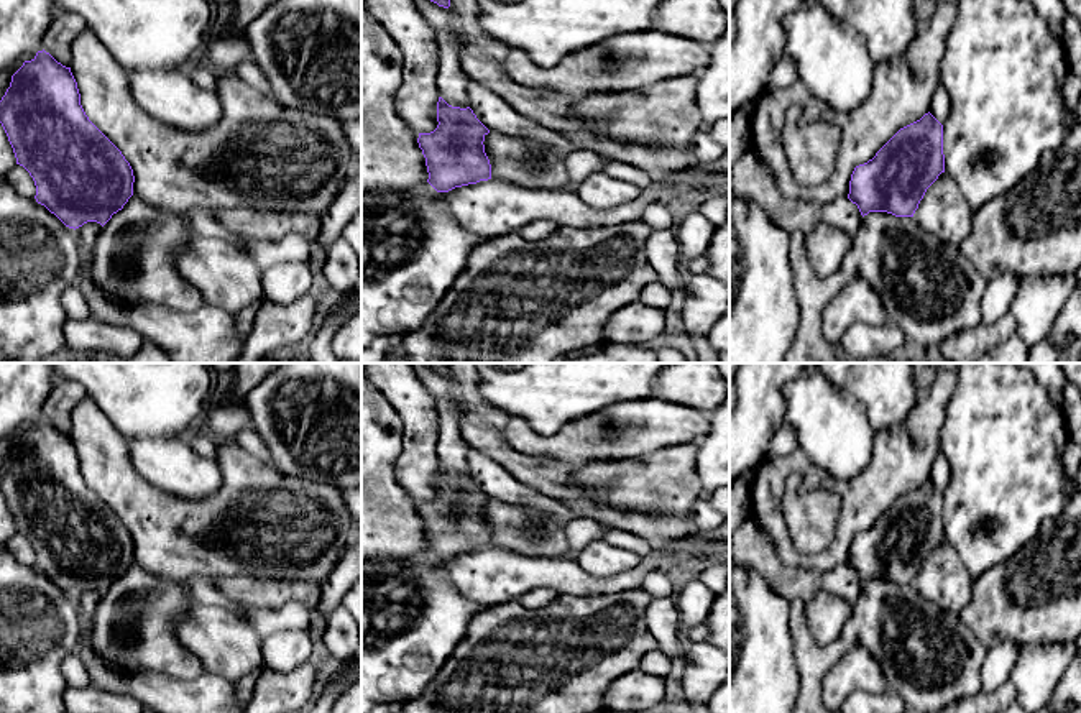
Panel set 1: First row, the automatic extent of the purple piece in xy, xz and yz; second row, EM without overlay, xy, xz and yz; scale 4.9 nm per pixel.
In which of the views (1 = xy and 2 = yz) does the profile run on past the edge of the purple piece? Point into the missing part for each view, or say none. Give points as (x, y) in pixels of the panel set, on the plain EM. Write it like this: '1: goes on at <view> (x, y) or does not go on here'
1: does not go on here
2: does not go on here

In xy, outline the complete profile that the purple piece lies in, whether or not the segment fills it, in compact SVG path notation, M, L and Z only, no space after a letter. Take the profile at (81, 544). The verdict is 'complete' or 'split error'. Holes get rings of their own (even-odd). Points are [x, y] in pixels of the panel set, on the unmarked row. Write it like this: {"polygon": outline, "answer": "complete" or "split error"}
{"polygon": "M38 419L12 444L0 468L0 491L13 516L16 532L34 549L36 570L54 582L66 595L87 590L102 595L133 564L133 537L122 519L89 488L71 435L49 421Z", "answer": "complete"}

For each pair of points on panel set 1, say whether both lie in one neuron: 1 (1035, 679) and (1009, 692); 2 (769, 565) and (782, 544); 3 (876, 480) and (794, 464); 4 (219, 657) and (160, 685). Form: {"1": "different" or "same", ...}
{"1": "different", "2": "different", "3": "same", "4": "different"}

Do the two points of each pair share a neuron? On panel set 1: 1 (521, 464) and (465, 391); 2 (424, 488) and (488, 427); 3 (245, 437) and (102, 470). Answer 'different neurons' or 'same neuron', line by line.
1: same neuron
2: different neurons
3: different neurons

